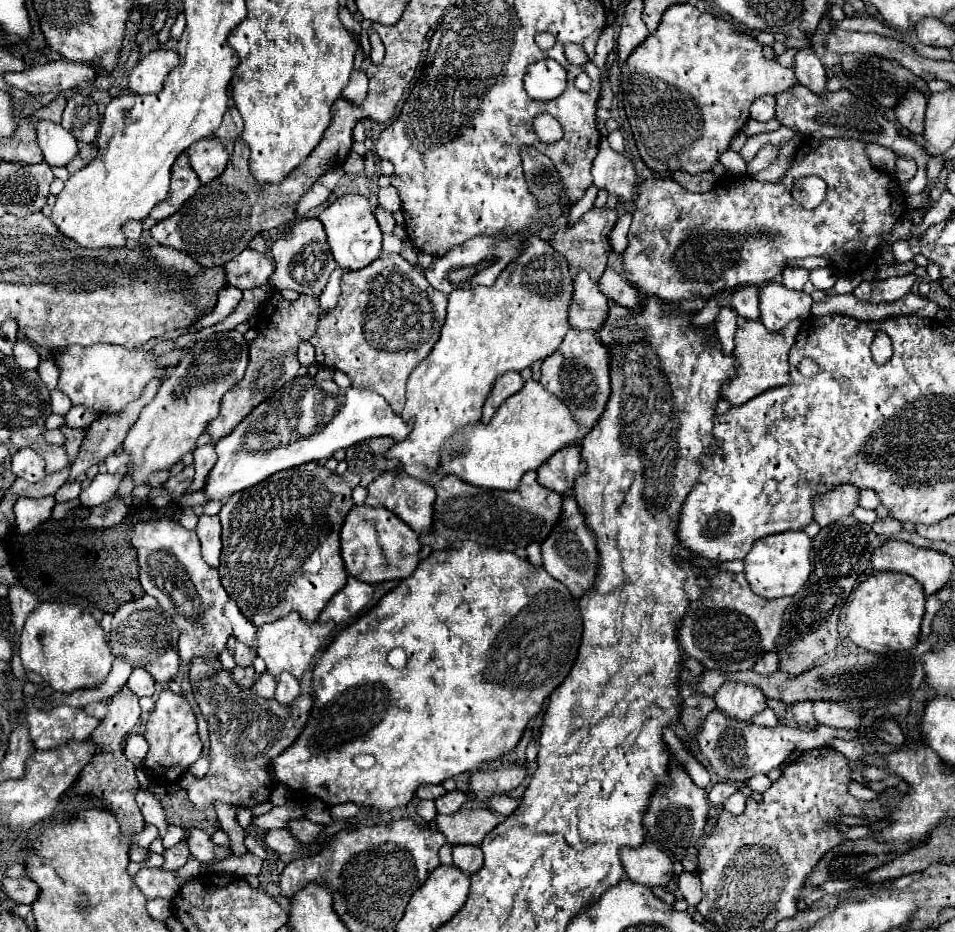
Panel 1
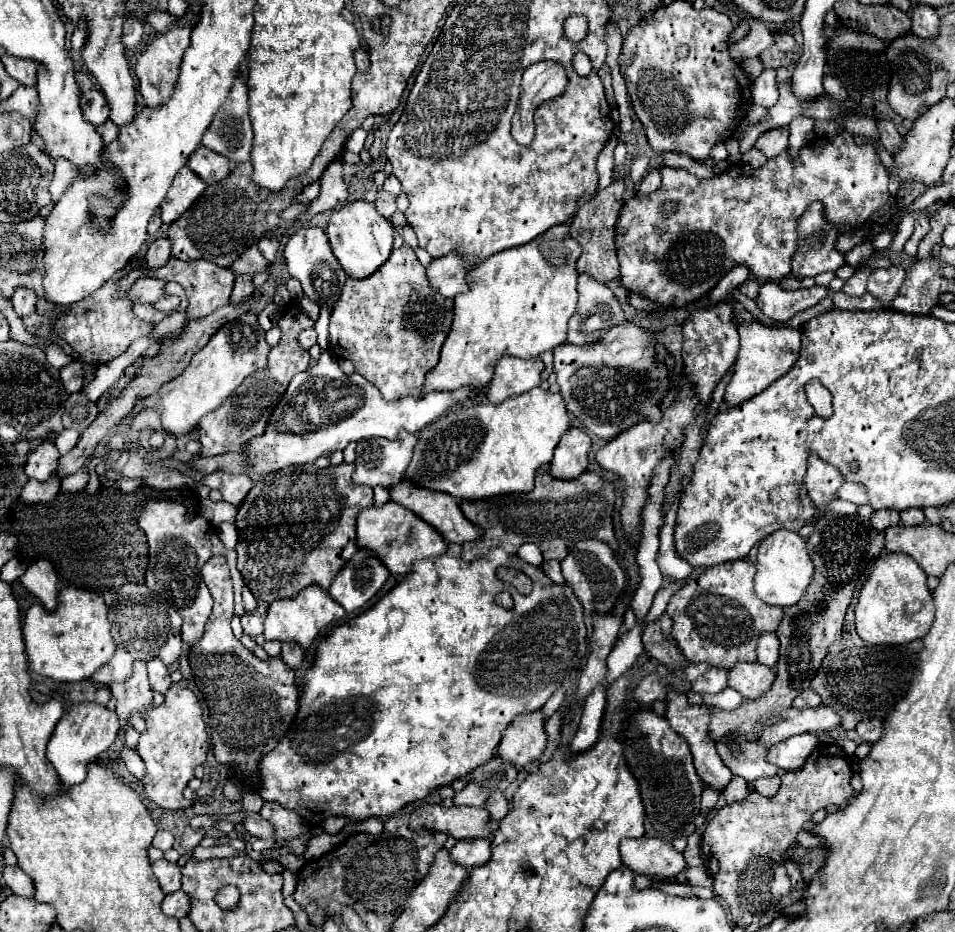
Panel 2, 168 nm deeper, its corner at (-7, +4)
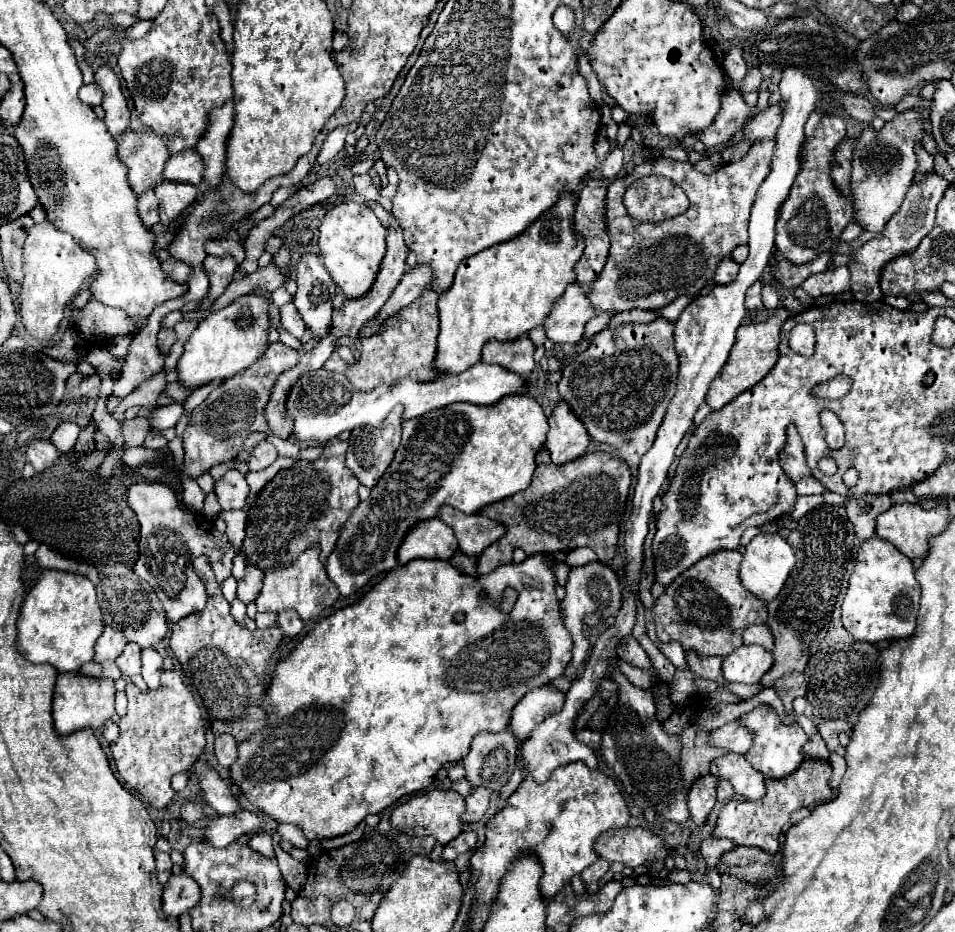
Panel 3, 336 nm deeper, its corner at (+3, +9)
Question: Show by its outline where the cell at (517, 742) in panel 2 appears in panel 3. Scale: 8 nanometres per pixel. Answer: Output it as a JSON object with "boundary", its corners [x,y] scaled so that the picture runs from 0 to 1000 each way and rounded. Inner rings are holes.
{"boundary":[[[568,735],[553,741],[536,763],[536,786],[540,786],[540,791],[549,795],[563,776],[568,776],[574,767],[586,763],[591,752],[593,744],[578,735]]]}

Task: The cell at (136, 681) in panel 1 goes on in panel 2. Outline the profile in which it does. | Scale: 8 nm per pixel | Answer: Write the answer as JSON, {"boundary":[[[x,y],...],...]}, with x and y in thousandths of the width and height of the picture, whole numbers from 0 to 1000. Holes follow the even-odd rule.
{"boundary":[[[165,706],[155,708],[155,727],[157,727],[157,738],[159,738],[161,742],[172,745],[174,738],[178,736],[176,717],[174,717],[174,712],[170,712],[170,708],[165,708]]]}

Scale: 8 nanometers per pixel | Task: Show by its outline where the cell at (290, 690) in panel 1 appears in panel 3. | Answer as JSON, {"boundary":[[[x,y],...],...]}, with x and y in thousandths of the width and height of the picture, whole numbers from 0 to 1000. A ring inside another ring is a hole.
{"boundary":[[[299,653],[299,656],[291,658],[291,673],[297,677],[299,683],[310,683],[316,677],[318,668],[314,666],[314,660],[310,656]]]}

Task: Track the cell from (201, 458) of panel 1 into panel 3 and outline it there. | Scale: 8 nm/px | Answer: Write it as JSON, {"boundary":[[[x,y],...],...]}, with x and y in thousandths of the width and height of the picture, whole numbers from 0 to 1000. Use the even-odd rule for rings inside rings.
{"boundary":[[[241,503],[232,514],[228,514],[224,525],[232,546],[253,546],[260,533],[260,527],[262,525],[255,510],[247,503]]]}

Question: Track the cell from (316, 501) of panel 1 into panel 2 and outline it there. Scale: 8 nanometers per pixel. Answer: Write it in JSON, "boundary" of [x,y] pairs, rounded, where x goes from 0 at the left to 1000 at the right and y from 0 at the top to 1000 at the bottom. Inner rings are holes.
{"boundary":[[[318,498],[312,502],[297,502],[295,506],[279,509],[266,524],[258,530],[247,552],[249,584],[247,609],[255,620],[268,644],[285,648],[287,644],[308,642],[318,631],[331,627],[343,633],[358,607],[375,592],[373,588],[373,554],[379,543],[387,543],[390,524],[369,517],[371,500],[356,498],[343,502],[331,502],[329,498]]]}

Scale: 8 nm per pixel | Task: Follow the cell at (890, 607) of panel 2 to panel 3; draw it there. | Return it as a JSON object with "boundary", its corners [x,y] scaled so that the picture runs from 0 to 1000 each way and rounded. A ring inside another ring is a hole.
{"boundary":[[[919,574],[905,580],[901,585],[898,602],[888,626],[888,636],[882,647],[882,668],[896,688],[936,688],[957,679],[963,628],[957,619],[955,602],[938,587]]]}

